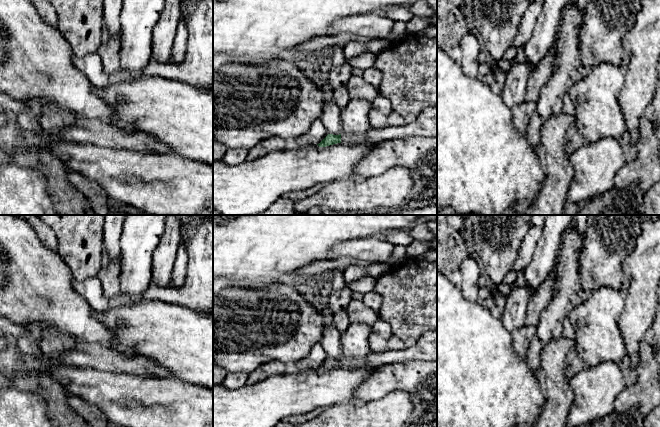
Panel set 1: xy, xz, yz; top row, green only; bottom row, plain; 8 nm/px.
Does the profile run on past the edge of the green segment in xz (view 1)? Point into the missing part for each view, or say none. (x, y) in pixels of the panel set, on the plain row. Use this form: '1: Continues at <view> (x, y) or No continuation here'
1: Continues at xz (425, 349)

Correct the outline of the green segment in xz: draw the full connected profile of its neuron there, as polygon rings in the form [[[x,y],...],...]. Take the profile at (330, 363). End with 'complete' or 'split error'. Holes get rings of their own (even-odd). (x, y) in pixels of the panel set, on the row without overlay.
[[[429,330],[411,347],[387,350],[383,353],[372,352],[364,358],[328,358],[317,369],[326,371],[337,367],[378,367],[388,363],[435,360],[437,360],[437,330]]] | split error

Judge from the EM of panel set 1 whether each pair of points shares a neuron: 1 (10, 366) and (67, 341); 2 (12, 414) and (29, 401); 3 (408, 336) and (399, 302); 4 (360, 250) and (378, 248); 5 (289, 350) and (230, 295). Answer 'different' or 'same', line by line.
1: different
2: same
3: same
4: same
5: same

